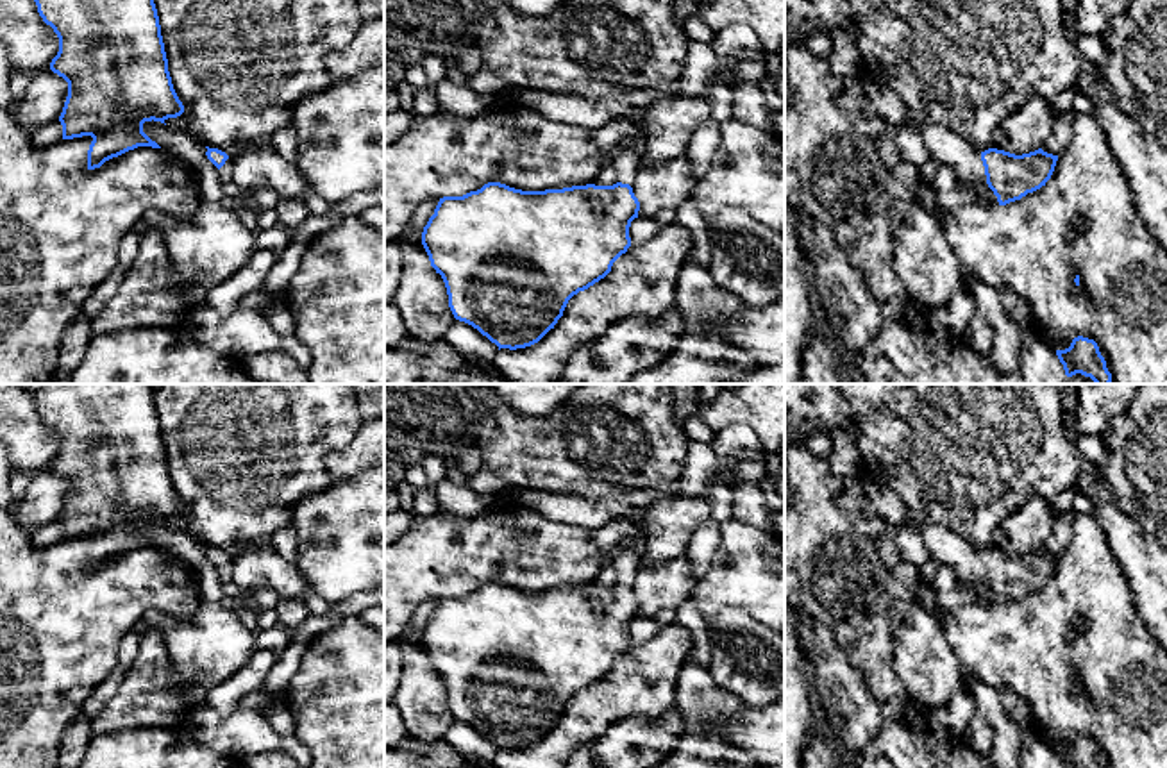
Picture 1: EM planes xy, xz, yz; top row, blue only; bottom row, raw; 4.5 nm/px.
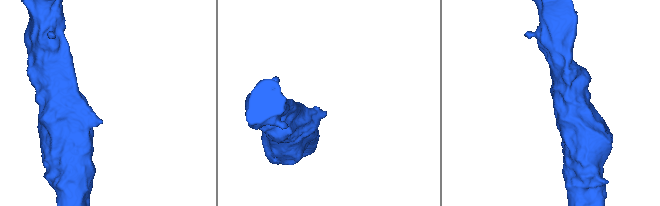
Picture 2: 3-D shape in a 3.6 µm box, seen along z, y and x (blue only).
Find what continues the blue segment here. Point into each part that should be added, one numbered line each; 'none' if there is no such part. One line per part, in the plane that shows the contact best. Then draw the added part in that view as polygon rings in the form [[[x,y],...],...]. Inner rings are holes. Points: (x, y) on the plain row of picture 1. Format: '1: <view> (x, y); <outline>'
1: yz (944, 545); [[[869,473],[860,475],[861,488],[881,518],[892,527],[911,525],[928,545],[931,559],[954,570],[956,579],[976,579],[985,575],[981,552],[970,548],[953,530],[915,522],[897,493]]]

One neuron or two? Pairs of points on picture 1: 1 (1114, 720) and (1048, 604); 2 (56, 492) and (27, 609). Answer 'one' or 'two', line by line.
1: one
2: two

